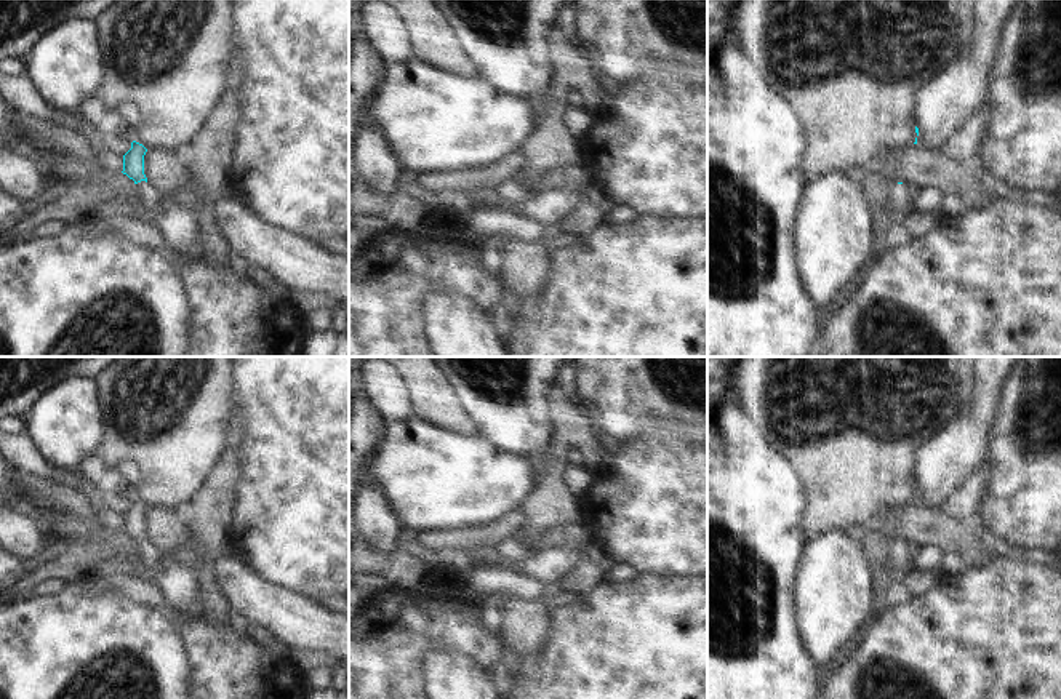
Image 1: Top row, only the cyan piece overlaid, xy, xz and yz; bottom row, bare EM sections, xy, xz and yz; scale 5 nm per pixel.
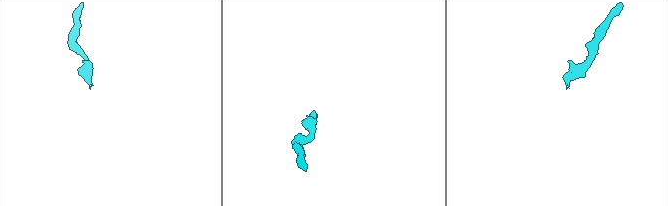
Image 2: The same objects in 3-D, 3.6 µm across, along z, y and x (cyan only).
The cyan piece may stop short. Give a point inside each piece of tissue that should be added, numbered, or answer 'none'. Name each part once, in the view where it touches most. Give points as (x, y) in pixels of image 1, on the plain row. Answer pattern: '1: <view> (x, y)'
1: xy (223, 664)

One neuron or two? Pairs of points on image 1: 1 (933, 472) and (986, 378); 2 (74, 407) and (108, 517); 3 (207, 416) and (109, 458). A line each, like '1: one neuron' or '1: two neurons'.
1: one neuron
2: two neurons
3: one neuron

